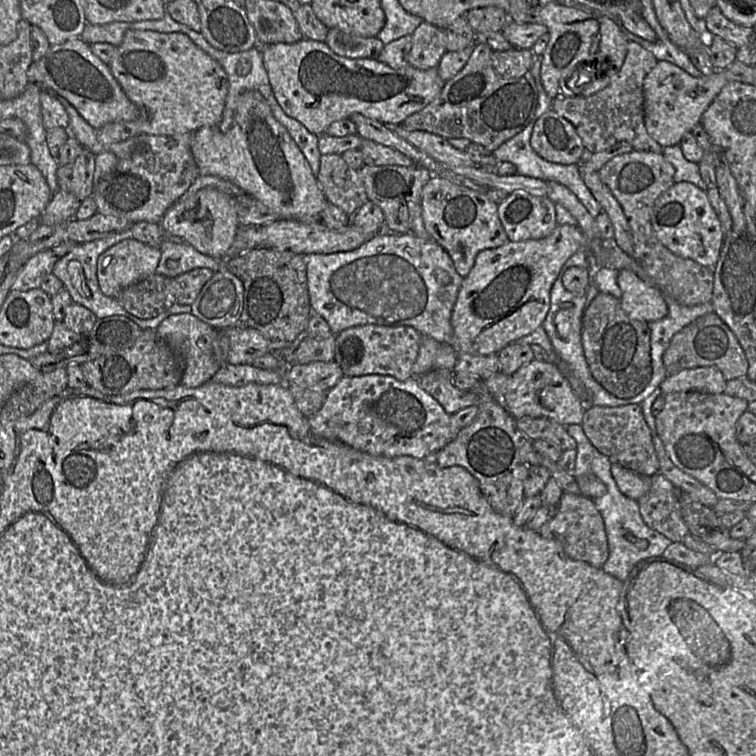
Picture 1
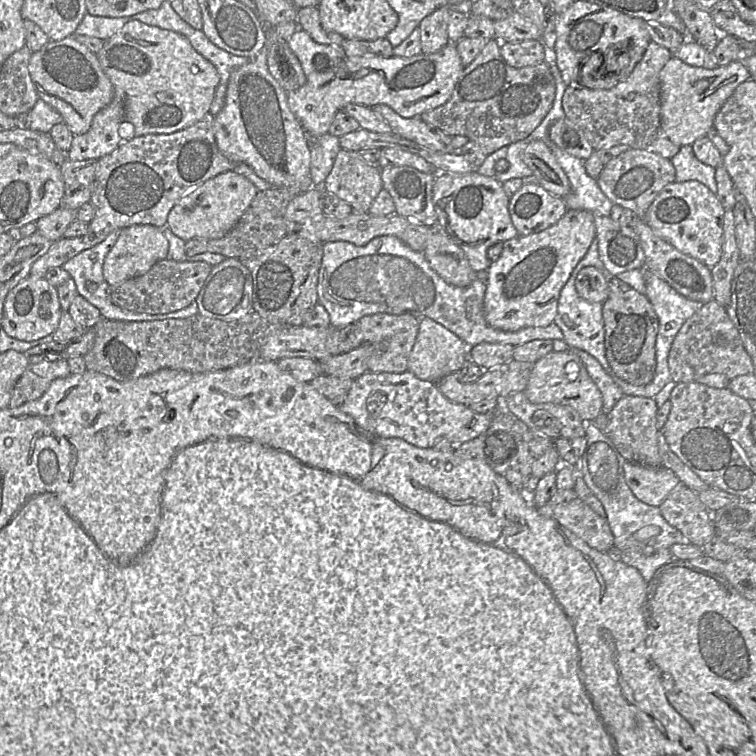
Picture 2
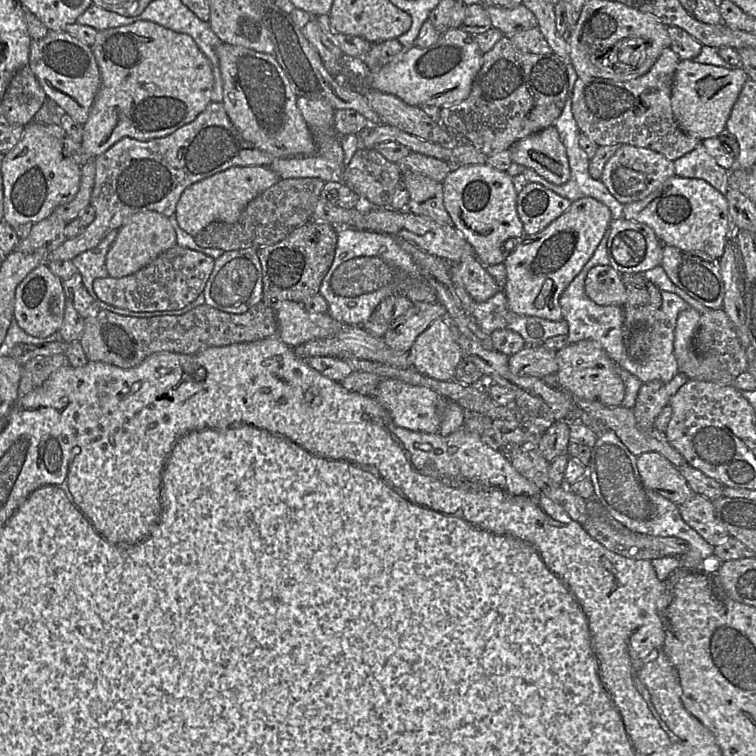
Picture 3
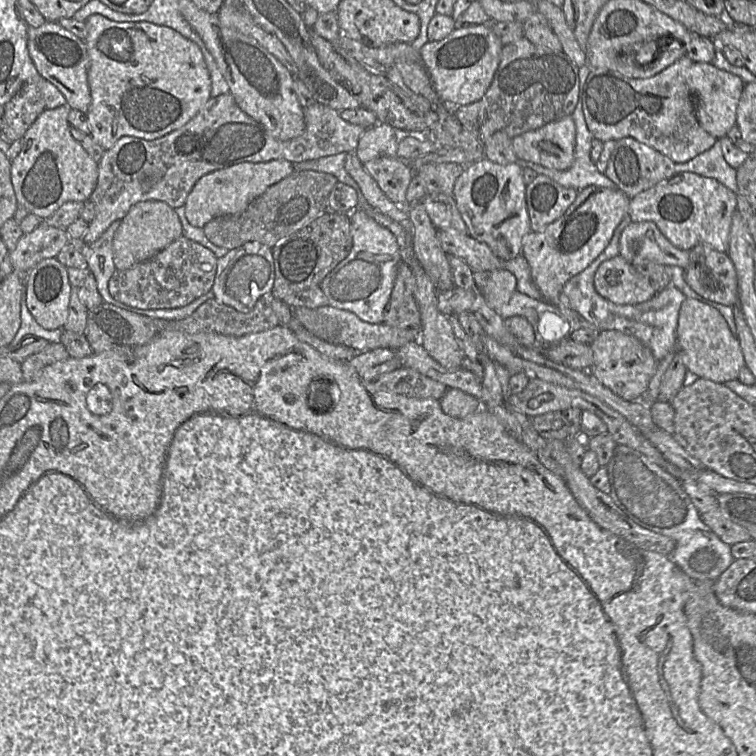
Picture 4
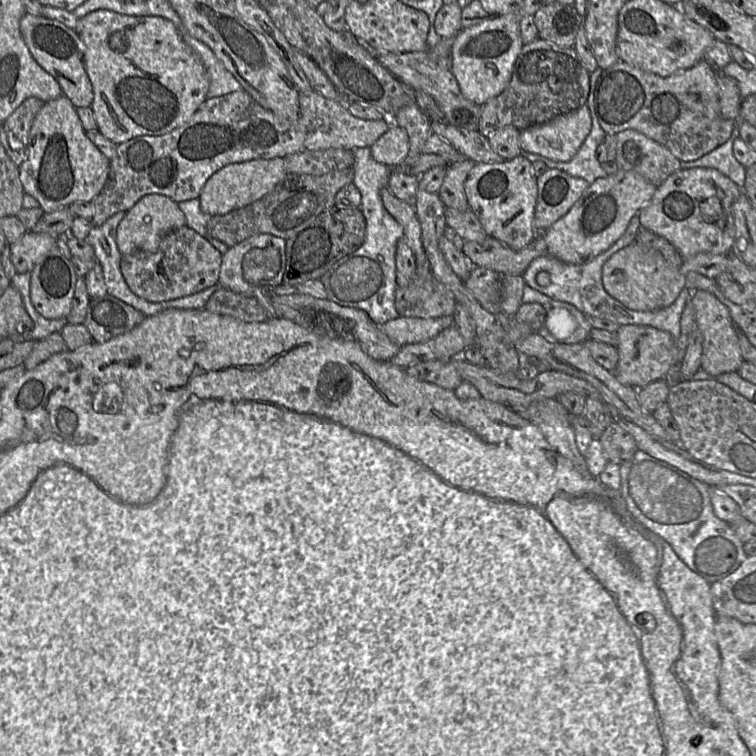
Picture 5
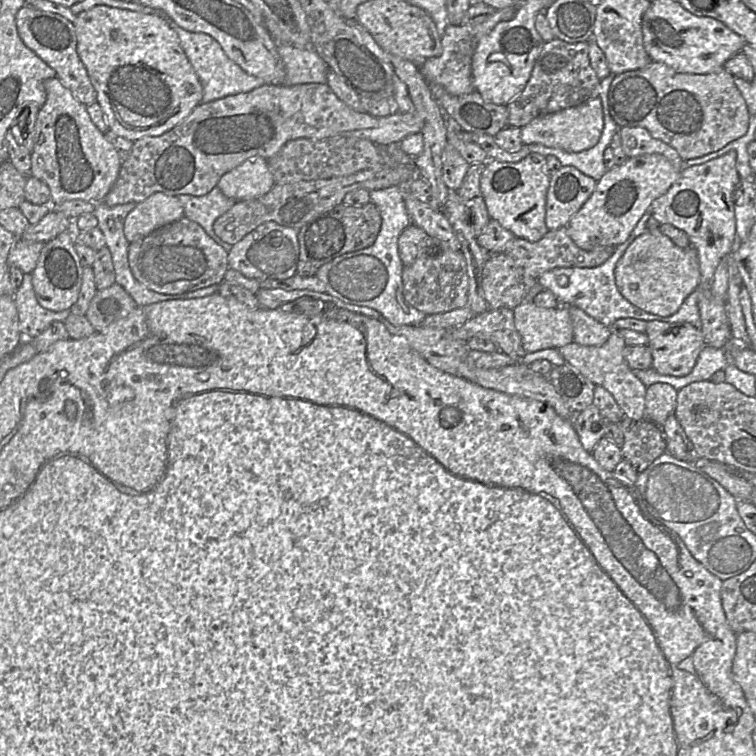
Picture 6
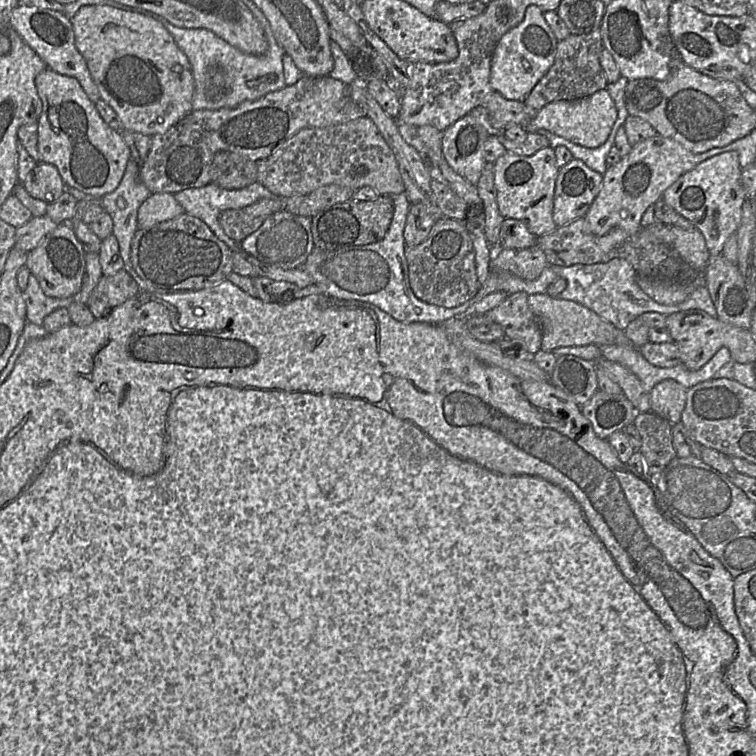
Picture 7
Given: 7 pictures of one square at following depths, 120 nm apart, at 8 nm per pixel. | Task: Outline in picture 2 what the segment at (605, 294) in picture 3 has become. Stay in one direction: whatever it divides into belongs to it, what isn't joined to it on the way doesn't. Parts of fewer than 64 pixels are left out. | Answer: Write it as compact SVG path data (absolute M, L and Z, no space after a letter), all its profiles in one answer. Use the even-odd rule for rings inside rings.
M593 266L583 268L577 275L575 287L588 302L603 303L609 295L610 276Z

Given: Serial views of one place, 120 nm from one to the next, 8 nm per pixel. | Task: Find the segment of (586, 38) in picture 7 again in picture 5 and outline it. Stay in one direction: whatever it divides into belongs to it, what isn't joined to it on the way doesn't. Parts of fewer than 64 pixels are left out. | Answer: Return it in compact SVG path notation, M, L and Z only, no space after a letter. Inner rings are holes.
M537 39L523 46L505 90L481 105L479 132L488 136L501 128L523 131L549 122L586 105L589 92L590 73L583 66L575 48L562 48Z

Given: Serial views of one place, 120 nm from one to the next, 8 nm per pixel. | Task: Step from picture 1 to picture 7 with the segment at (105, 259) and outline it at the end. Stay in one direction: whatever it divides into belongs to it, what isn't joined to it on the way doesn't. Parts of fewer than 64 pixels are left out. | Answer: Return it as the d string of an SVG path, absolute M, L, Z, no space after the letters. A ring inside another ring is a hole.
M171 193L152 194L141 204L137 213L138 230L148 229L185 213Z

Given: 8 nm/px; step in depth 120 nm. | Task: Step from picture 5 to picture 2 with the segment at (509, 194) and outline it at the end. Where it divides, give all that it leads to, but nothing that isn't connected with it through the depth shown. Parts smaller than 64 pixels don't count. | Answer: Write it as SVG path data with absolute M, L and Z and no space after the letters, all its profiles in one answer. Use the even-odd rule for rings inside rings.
M477 171L436 174L433 201L438 229L464 251L471 268L477 273L493 263L487 255L491 246L519 236L509 213L510 197L505 193L503 183Z

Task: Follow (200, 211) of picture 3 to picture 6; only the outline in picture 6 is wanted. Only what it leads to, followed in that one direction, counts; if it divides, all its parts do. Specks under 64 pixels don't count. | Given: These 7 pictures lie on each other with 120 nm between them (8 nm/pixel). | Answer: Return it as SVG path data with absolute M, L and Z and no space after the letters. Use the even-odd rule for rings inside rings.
M252 157L225 173L219 179L217 187L226 197L244 201L268 193L274 185L268 160Z

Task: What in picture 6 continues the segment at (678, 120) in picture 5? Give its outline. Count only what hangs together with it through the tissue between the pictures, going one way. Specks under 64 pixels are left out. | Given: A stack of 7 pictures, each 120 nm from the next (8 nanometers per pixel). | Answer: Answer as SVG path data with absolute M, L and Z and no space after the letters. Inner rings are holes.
M652 61L649 65L642 69L627 71L616 75L610 85L607 96L607 102L610 116L619 128L642 127L647 129L652 137L661 140L665 144L674 148L678 152L679 156L683 161L688 161L691 159L705 156L712 152L716 152L725 147L727 144L744 136L745 133L748 131L749 121L751 117L746 102L734 83L734 76L732 76L724 68L708 74L686 74L679 73L664 63Z

